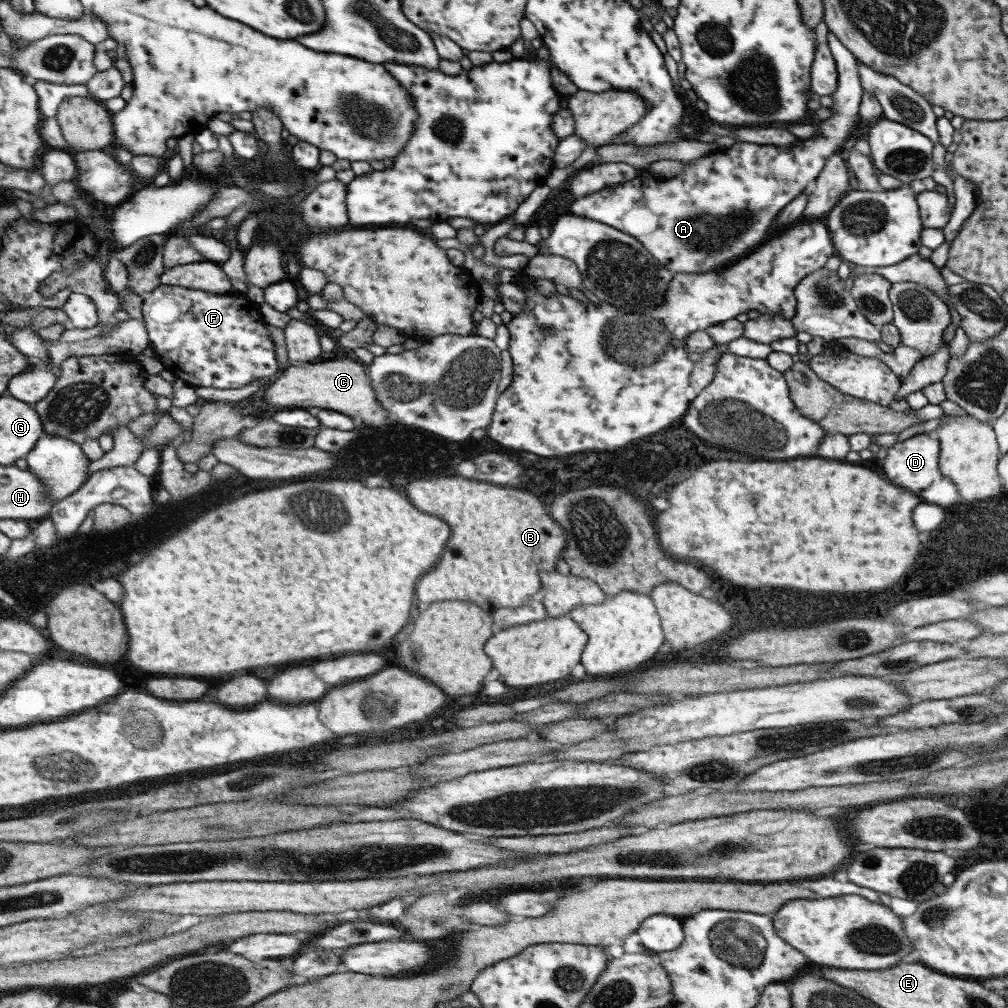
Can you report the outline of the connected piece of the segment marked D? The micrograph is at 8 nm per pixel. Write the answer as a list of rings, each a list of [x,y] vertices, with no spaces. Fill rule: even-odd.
[[[929,432],[917,433],[903,441],[897,441],[887,449],[886,457],[880,461],[883,476],[889,482],[913,492],[915,496],[919,496],[927,504],[941,504],[941,506],[955,504],[955,502],[959,502],[957,487],[951,480],[943,478],[940,473],[938,452],[938,440]]]

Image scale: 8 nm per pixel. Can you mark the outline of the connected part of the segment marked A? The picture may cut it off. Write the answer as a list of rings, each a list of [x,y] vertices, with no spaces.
[[[828,32],[826,39],[836,64],[837,82],[835,90],[830,94],[833,100],[830,107],[832,114],[814,126],[818,134],[816,137],[799,139],[788,148],[735,142],[731,148],[721,148],[703,158],[684,162],[681,172],[673,178],[656,177],[649,170],[640,170],[637,180],[631,179],[620,185],[605,187],[575,200],[570,204],[571,210],[568,213],[597,221],[599,224],[607,224],[619,231],[623,230],[671,272],[703,274],[725,269],[731,262],[735,263],[737,258],[762,244],[768,236],[770,225],[783,207],[804,190],[810,189],[825,161],[831,155],[841,153],[841,144],[856,123],[863,91],[859,82],[856,57],[833,34]]]

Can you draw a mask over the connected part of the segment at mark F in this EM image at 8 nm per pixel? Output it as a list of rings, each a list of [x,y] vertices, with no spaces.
[[[159,286],[144,297],[144,319],[156,358],[169,370],[175,379],[182,380],[189,387],[209,387],[227,390],[243,388],[249,382],[265,378],[268,384],[279,372],[275,358],[274,344],[262,319],[259,305],[245,295],[213,294],[193,287]]]

